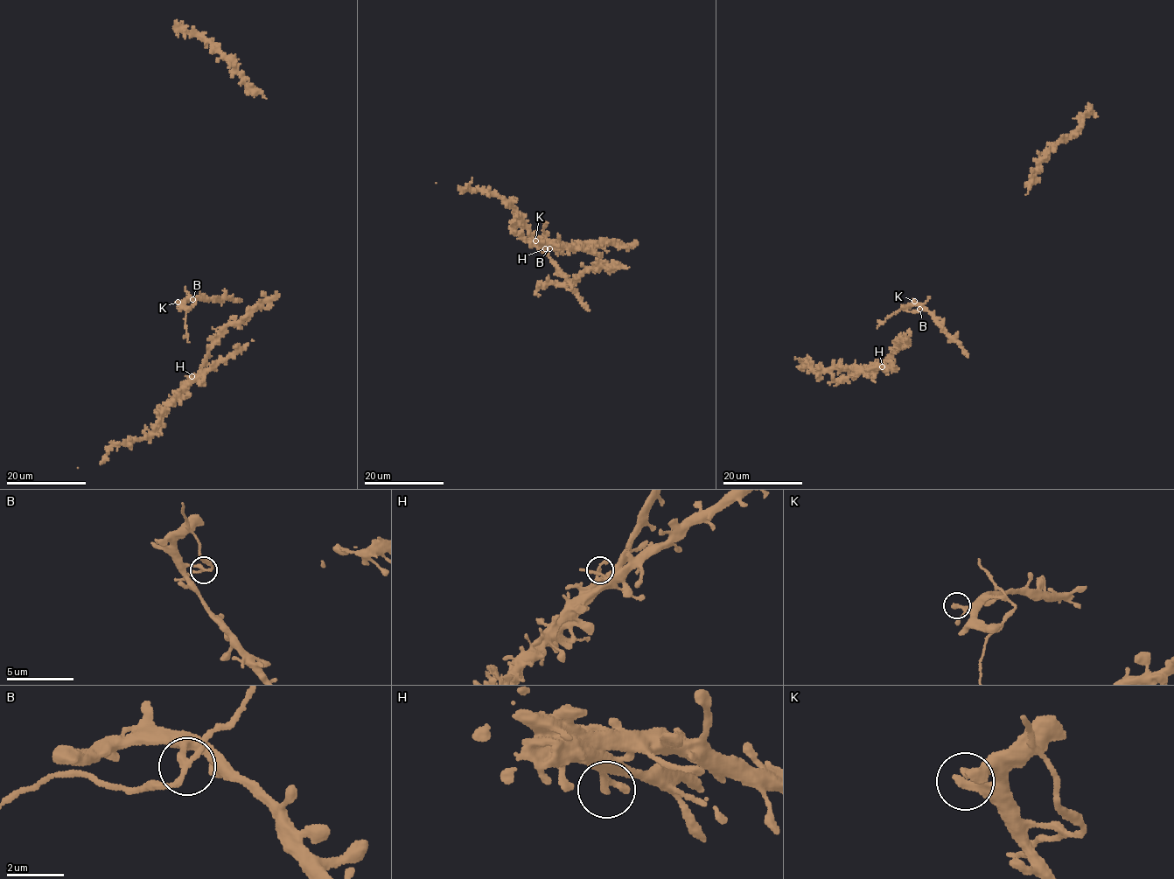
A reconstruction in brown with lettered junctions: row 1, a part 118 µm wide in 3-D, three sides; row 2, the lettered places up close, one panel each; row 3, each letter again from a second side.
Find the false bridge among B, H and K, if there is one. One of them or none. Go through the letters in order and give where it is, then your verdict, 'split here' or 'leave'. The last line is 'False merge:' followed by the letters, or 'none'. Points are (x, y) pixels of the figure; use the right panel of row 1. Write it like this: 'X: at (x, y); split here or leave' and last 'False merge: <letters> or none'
B: at (919, 309); split here
H: at (882, 366); leave
K: at (914, 301); leave
False merge: B

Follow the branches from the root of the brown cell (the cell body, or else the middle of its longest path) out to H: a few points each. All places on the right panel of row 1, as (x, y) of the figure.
H: (910, 329), (909, 336), (899, 338), (897, 350), (892, 352), (889, 361), (879, 366), (882, 366)

